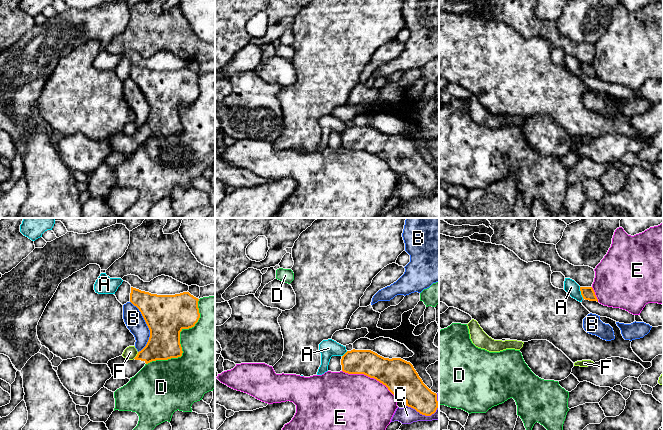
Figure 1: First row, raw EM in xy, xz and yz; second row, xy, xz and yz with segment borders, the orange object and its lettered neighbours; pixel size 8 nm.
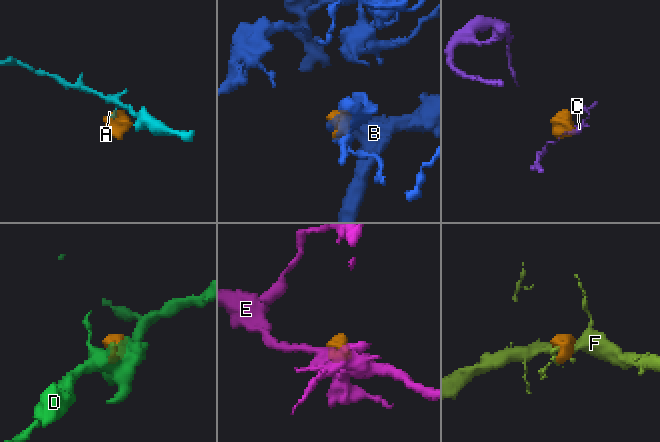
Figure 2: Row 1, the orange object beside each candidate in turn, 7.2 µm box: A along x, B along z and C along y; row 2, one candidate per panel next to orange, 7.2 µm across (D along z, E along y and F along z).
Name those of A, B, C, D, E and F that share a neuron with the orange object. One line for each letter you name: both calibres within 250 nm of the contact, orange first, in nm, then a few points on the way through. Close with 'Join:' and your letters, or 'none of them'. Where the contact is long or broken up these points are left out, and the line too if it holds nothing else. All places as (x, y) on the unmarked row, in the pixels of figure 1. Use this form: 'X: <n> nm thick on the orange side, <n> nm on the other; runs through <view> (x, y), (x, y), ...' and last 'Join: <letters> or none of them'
Join: none of them

